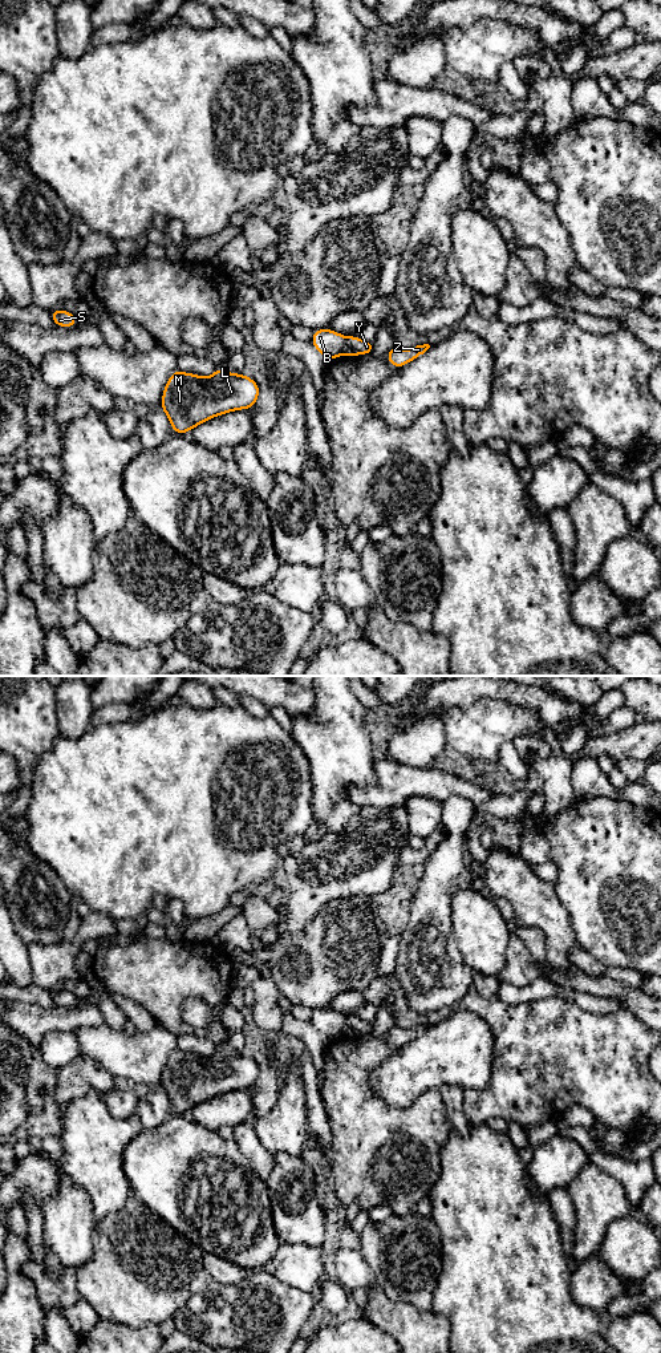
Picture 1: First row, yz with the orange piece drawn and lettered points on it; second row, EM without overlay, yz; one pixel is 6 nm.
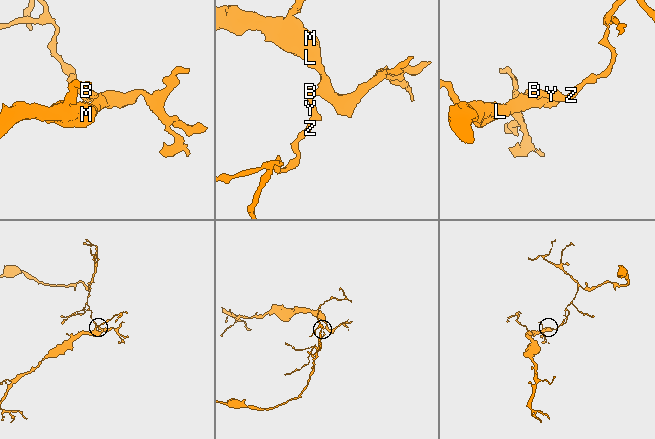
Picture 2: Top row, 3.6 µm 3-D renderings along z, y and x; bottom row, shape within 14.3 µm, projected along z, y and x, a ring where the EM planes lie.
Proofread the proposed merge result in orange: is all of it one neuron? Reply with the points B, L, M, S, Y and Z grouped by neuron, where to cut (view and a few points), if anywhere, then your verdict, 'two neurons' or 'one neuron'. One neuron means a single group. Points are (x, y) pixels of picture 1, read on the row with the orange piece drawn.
B L M S / Y Z; cut in yz along (347, 337), (341, 352); two neurons

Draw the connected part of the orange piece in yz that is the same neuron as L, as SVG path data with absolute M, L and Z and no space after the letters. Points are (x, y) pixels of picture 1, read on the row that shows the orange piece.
M216 368L210 377L177 369L163 389L161 409L182 436L216 416L255 406L260 386L242 373Z

